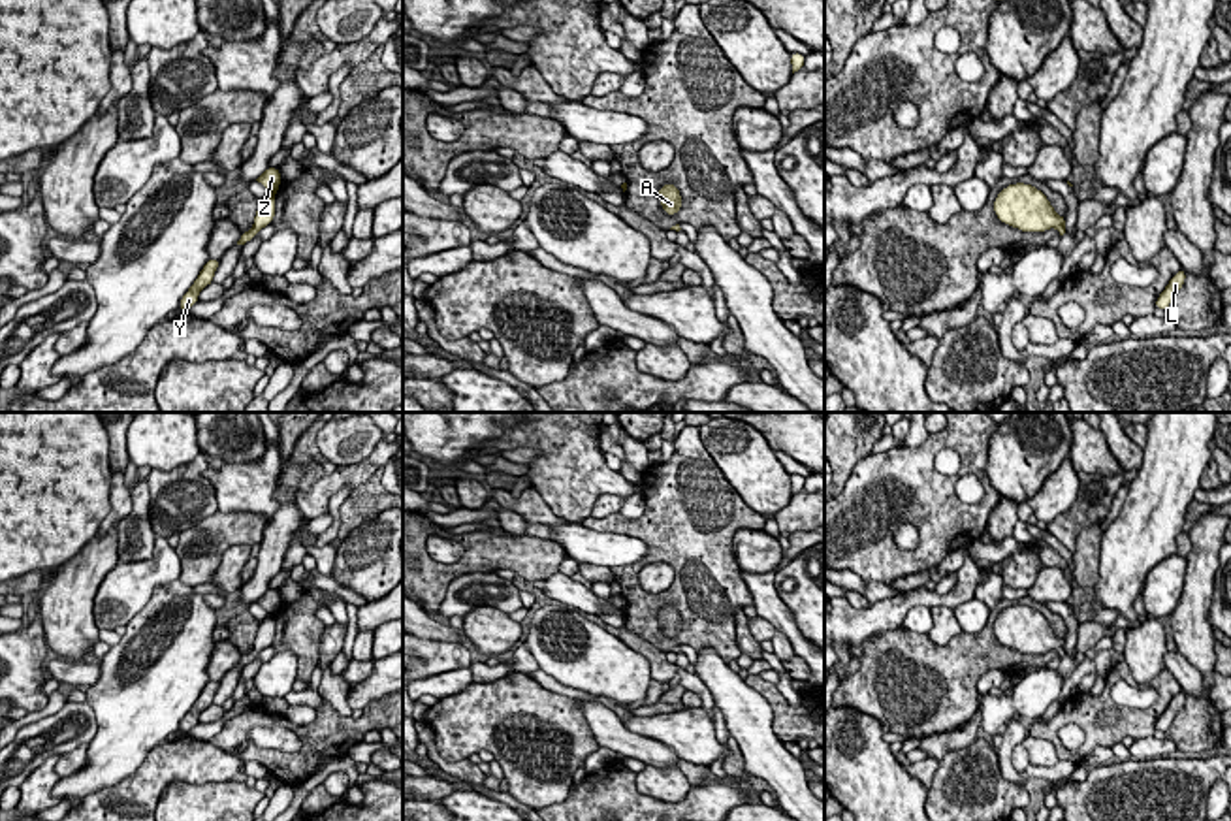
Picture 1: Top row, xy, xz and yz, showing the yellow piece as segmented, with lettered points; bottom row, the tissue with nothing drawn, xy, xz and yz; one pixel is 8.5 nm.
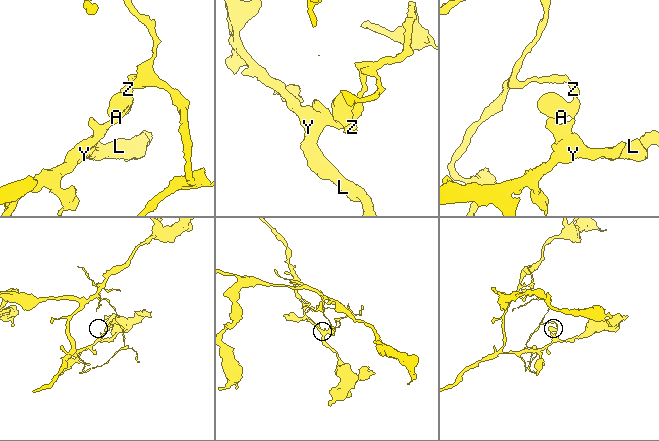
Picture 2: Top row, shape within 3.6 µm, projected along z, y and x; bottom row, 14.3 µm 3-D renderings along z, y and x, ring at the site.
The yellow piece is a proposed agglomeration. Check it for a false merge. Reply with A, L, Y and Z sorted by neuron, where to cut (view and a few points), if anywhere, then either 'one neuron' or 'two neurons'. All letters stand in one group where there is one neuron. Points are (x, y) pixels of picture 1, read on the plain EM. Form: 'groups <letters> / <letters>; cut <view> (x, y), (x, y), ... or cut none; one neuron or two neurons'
groups A L Y Z; cut none; one neuron

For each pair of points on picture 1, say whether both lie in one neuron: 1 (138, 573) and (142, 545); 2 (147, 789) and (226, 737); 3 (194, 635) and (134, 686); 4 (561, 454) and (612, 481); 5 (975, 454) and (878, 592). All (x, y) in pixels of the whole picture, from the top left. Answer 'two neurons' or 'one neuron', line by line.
1: two neurons
2: two neurons
3: one neuron
4: one neuron
5: two neurons

